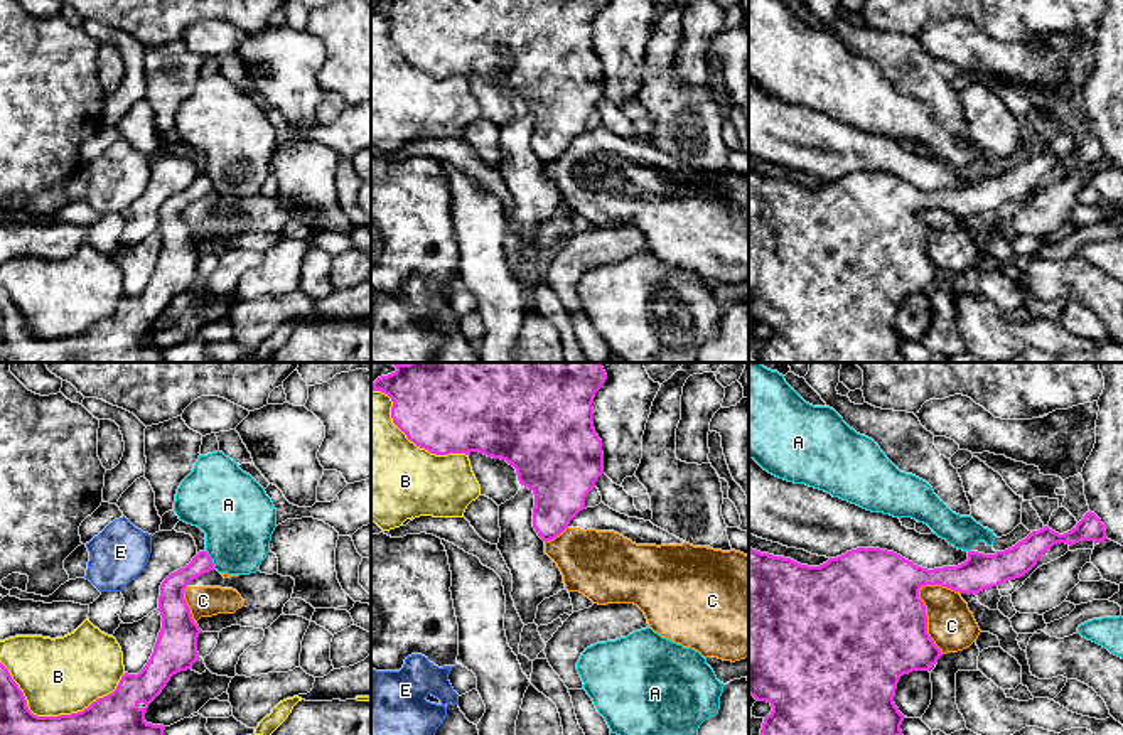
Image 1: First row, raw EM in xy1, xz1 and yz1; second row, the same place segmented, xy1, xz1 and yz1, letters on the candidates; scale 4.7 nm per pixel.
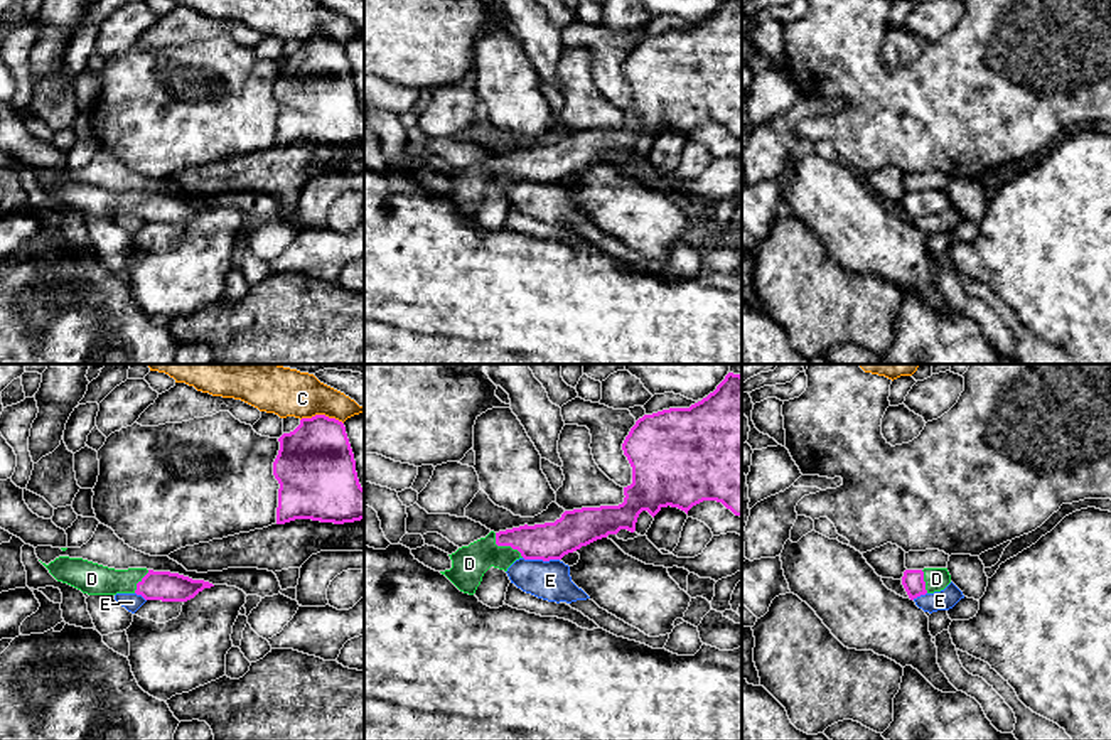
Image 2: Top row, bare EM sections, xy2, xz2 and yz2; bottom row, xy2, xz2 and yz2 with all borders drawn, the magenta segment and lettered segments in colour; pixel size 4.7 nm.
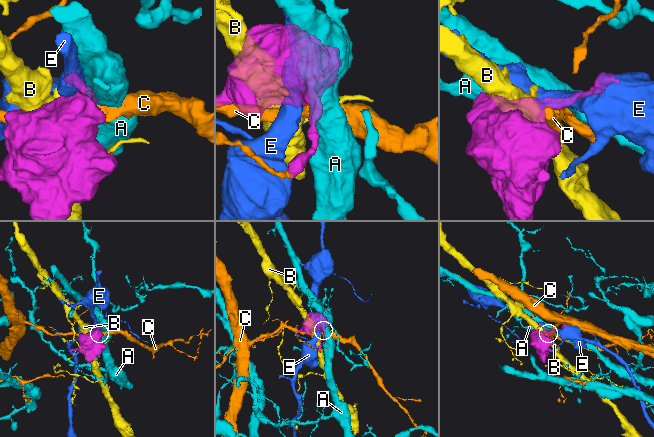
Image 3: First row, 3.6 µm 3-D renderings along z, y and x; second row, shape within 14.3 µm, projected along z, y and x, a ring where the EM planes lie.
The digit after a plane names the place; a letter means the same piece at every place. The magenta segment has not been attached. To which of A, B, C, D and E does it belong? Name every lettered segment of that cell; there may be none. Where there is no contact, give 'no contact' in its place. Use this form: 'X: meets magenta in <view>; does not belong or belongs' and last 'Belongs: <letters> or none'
A: meets magenta in xy1; does not belong
B: meets magenta in xy1; does not belong
C: meets magenta in yz1; does not belong
D: meets magenta in xz2; belongs
E: meets magenta in xz2; does not belong
Belongs: D

